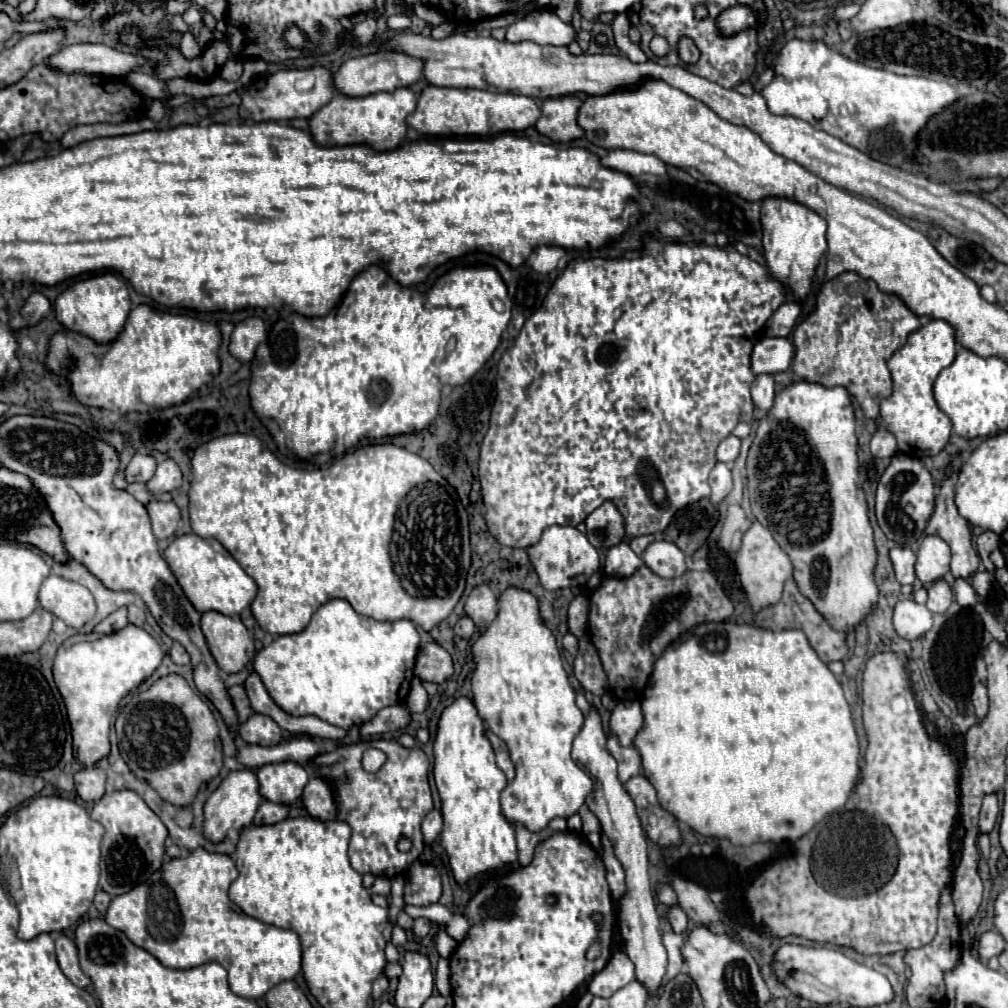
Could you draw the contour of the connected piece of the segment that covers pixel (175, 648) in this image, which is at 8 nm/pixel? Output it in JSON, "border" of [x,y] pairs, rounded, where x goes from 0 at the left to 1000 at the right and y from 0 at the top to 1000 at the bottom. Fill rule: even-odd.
{"border":[[[173,637],[171,643],[169,643],[169,653],[175,657],[175,659],[188,659],[188,651],[187,647],[181,643],[181,639]]]}

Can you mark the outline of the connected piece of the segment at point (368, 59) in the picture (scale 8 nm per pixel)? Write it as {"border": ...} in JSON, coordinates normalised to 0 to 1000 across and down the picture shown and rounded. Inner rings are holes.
{"border":[[[375,50],[371,54],[343,60],[329,75],[329,85],[343,95],[365,95],[371,91],[389,91],[397,85],[409,85],[415,77],[419,77],[419,60],[387,50]]]}

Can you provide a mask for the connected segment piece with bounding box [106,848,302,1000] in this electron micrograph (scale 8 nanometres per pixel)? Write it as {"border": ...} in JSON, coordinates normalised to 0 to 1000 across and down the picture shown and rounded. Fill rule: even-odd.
{"border":[[[194,841],[185,851],[167,853],[153,871],[131,881],[127,887],[115,889],[105,905],[105,915],[117,923],[123,923],[135,938],[147,942],[167,960],[190,960],[200,958],[202,954],[218,954],[226,962],[226,976],[232,986],[240,990],[258,990],[270,978],[290,972],[298,964],[298,933],[290,923],[280,923],[270,917],[262,917],[254,911],[244,909],[232,895],[226,891],[228,877],[236,871],[234,857],[224,847],[204,845],[202,841]]]}

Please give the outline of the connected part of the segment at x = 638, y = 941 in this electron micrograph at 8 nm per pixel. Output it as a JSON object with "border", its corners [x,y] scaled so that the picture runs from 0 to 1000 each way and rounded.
{"border":[[[587,702],[585,710],[579,714],[579,720],[575,728],[569,734],[567,752],[571,758],[577,758],[579,764],[583,764],[585,772],[589,774],[589,782],[585,784],[581,792],[581,800],[593,810],[599,827],[605,831],[609,839],[609,847],[615,853],[619,865],[621,865],[621,889],[613,895],[613,919],[615,927],[621,935],[619,944],[631,958],[631,972],[641,980],[645,990],[653,988],[653,980],[657,978],[657,972],[661,968],[663,948],[661,940],[657,937],[655,927],[655,911],[651,905],[651,895],[645,879],[645,867],[643,867],[643,835],[635,817],[635,812],[631,808],[631,800],[625,792],[625,788],[619,784],[619,778],[613,774],[611,754],[601,742],[601,730],[595,718],[593,706]]]}

